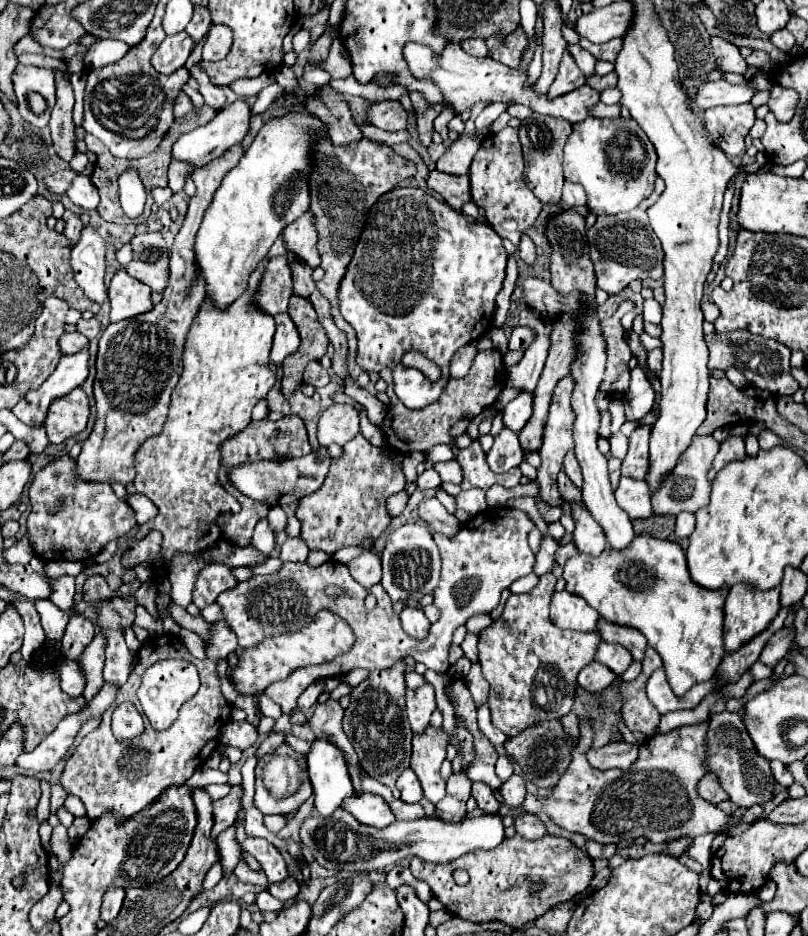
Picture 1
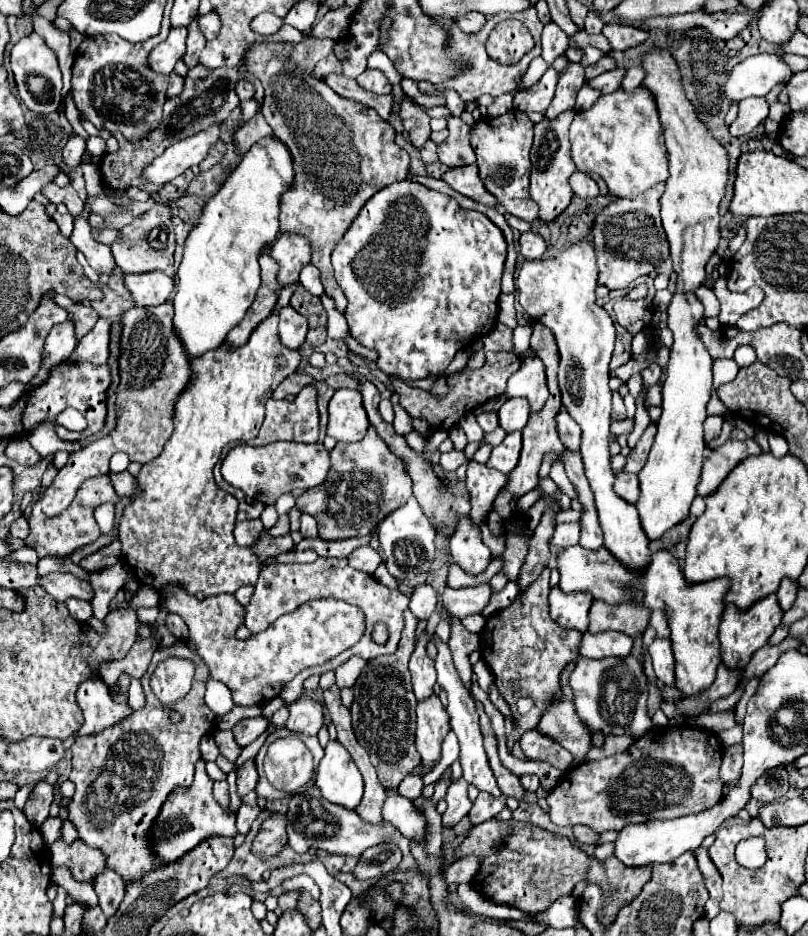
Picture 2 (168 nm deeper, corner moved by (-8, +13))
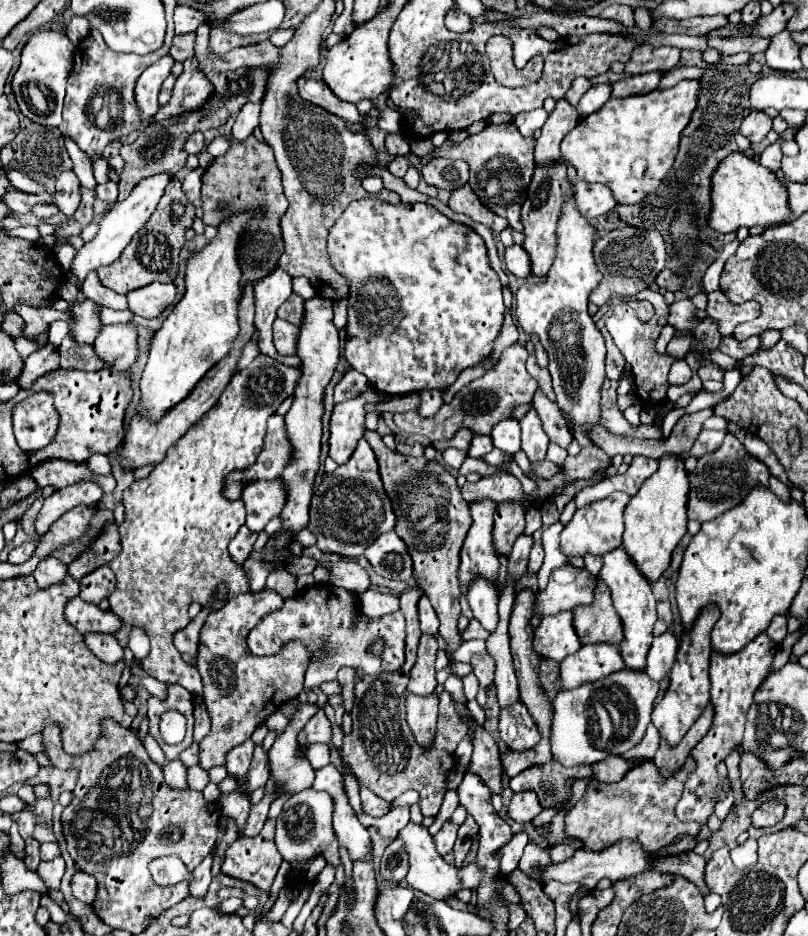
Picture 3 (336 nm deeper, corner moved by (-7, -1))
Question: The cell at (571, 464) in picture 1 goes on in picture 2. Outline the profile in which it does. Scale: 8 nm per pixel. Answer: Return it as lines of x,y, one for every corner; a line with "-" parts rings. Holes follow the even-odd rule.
559,408
557,416
555,416
555,426
557,426
557,432
559,432
559,438
563,442
563,446
567,450
579,450
579,424
567,414
567,410

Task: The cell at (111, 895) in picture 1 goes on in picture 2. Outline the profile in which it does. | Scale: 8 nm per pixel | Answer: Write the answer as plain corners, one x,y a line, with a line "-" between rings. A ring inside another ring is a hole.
103,870
93,878
93,888
99,896
99,906
105,916
113,916
125,894
123,880
113,870

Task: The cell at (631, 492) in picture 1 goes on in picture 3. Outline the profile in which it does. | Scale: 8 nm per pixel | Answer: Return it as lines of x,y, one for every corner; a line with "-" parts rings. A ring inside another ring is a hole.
614,492
604,500
592,502
590,506
584,506
580,510
574,512
572,520
564,526
562,534
560,534
560,546
562,552
570,558
570,556
584,556
586,552
590,554
606,554
614,548
618,548
622,544
622,532
624,532
624,508
628,504
630,496
626,496
624,492

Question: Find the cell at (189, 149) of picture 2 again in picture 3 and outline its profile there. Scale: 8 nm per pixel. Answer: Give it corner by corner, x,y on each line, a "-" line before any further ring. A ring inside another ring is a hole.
166,172
166,174
158,174
158,176
150,176
150,178
146,178
146,180
140,180
140,182
134,186
132,194
130,194
124,202
116,202
116,204
110,208
110,212
102,218
100,230
98,230
98,234
94,236
94,240
86,242
86,244
78,250
78,254
76,254
76,258
74,258
72,272
76,274
78,280
84,280
90,270
96,270
96,268
100,268
100,266
104,266
104,264
112,264
112,262
122,254
122,250
130,244
132,236
146,224
146,220
150,218
150,214
156,210
156,204
160,202
160,198
162,198
166,186
170,184
170,180
174,180
174,174
168,174
168,172

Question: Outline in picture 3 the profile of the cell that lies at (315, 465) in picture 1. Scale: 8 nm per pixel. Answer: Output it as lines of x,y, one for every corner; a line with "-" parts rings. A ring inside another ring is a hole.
254,480
242,488
242,500
246,506
246,526
252,532
260,532
270,518
278,516
286,504
286,484
276,480

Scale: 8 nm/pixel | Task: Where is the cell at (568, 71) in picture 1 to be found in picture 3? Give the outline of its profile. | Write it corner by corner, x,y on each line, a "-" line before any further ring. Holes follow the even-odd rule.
566,98
558,100
554,112
542,126
542,134
536,140
536,162
560,160
560,142
562,138
578,124
580,116
574,106

